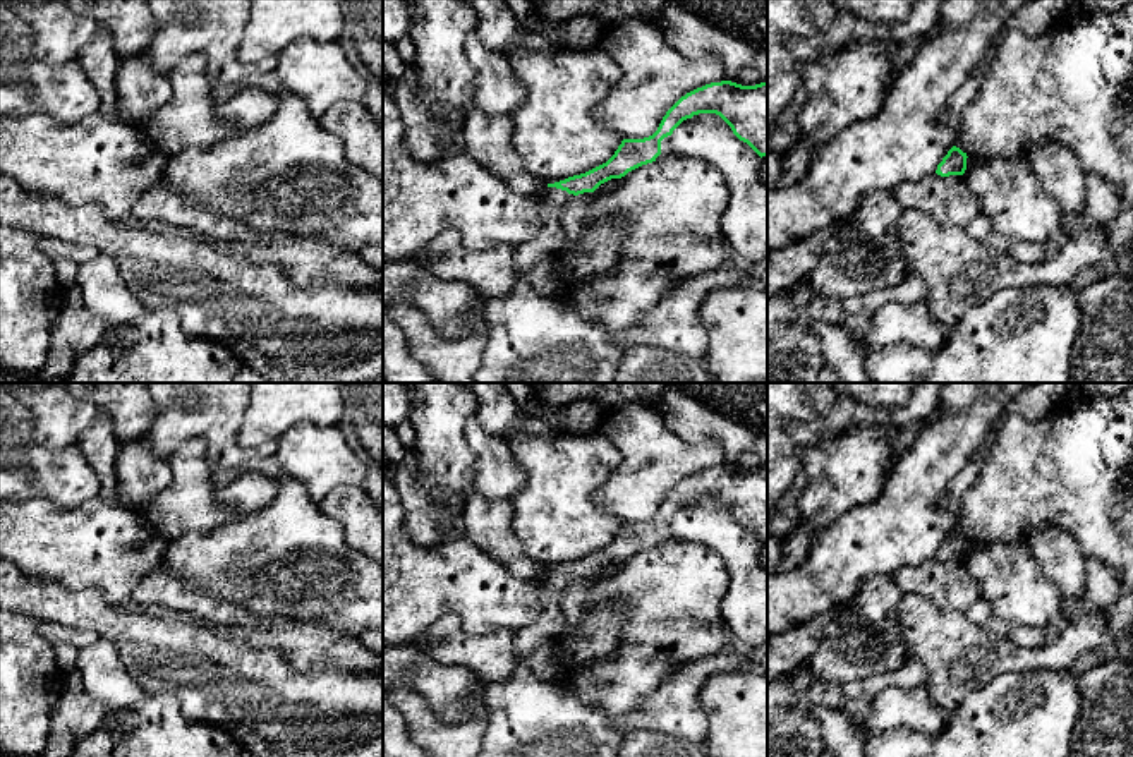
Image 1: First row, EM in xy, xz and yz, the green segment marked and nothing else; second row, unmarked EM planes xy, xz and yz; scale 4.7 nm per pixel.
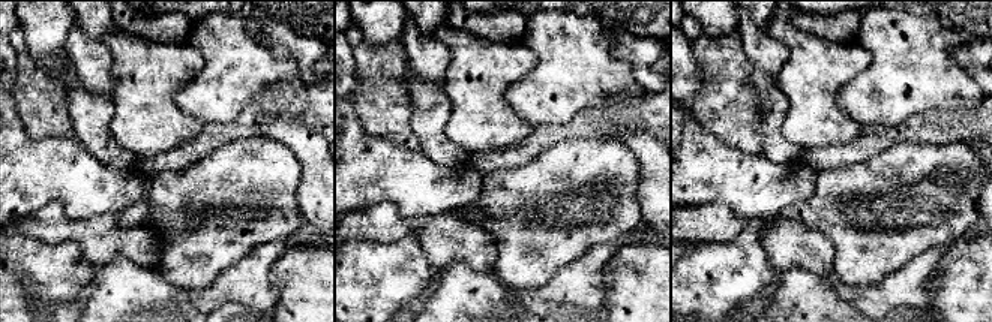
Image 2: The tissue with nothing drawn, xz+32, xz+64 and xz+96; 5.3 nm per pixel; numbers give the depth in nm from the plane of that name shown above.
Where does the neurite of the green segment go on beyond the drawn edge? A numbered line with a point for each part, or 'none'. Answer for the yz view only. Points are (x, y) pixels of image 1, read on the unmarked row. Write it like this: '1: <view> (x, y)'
none

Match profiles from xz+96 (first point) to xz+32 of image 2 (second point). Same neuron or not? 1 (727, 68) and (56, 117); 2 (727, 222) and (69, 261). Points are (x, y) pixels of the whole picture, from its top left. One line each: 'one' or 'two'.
1: one
2: two

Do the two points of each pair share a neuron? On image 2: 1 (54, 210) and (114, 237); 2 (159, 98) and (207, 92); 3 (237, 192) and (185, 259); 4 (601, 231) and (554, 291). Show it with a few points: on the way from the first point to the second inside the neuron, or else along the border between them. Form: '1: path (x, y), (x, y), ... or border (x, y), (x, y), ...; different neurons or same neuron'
1: path (66, 225), (71, 229), (99, 237); same neuron
2: border (200, 71), (176, 96), (176, 104), (198, 120); different neurons
3: path (210, 192), (195, 192), (180, 207), (180, 232); same neuron
4: border (616, 241), (593, 246), (554, 276); different neurons

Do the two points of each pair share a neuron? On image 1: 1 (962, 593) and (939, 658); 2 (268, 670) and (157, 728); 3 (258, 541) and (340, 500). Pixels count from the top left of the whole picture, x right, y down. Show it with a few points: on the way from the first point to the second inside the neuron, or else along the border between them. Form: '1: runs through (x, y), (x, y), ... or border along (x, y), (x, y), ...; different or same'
1: border along (919, 594), (938, 605), (958, 608), (963, 613); different
2: border along (146, 696), (172, 696), (189, 720), (220, 728); different
3: border along (318, 503), (340, 526), (345, 541); different

